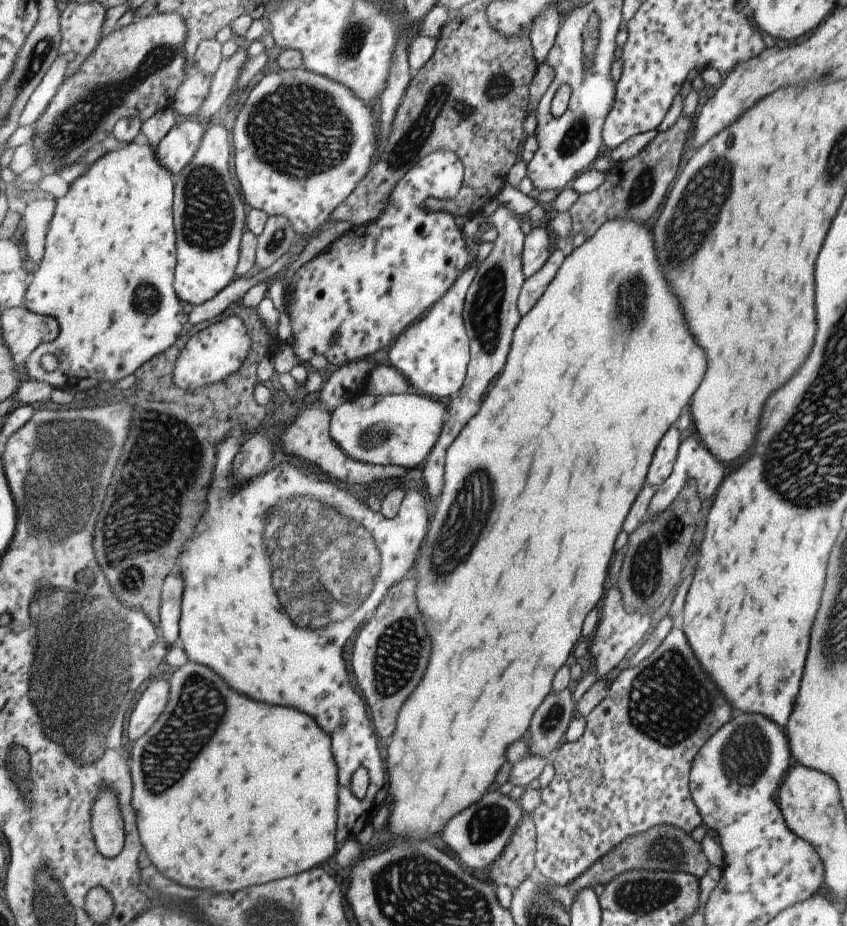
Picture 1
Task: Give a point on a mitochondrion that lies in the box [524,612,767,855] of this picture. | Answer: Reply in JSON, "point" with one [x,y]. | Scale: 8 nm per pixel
{"point":[670,700]}

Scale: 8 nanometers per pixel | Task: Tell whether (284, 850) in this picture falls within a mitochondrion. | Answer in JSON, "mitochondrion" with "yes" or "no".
{"mitochondrion":"no"}

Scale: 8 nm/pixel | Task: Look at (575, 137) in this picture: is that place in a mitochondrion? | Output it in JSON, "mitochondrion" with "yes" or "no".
{"mitochondrion":"yes"}

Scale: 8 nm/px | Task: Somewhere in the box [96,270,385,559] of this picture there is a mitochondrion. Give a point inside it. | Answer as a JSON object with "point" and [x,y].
{"point":[146,298]}

